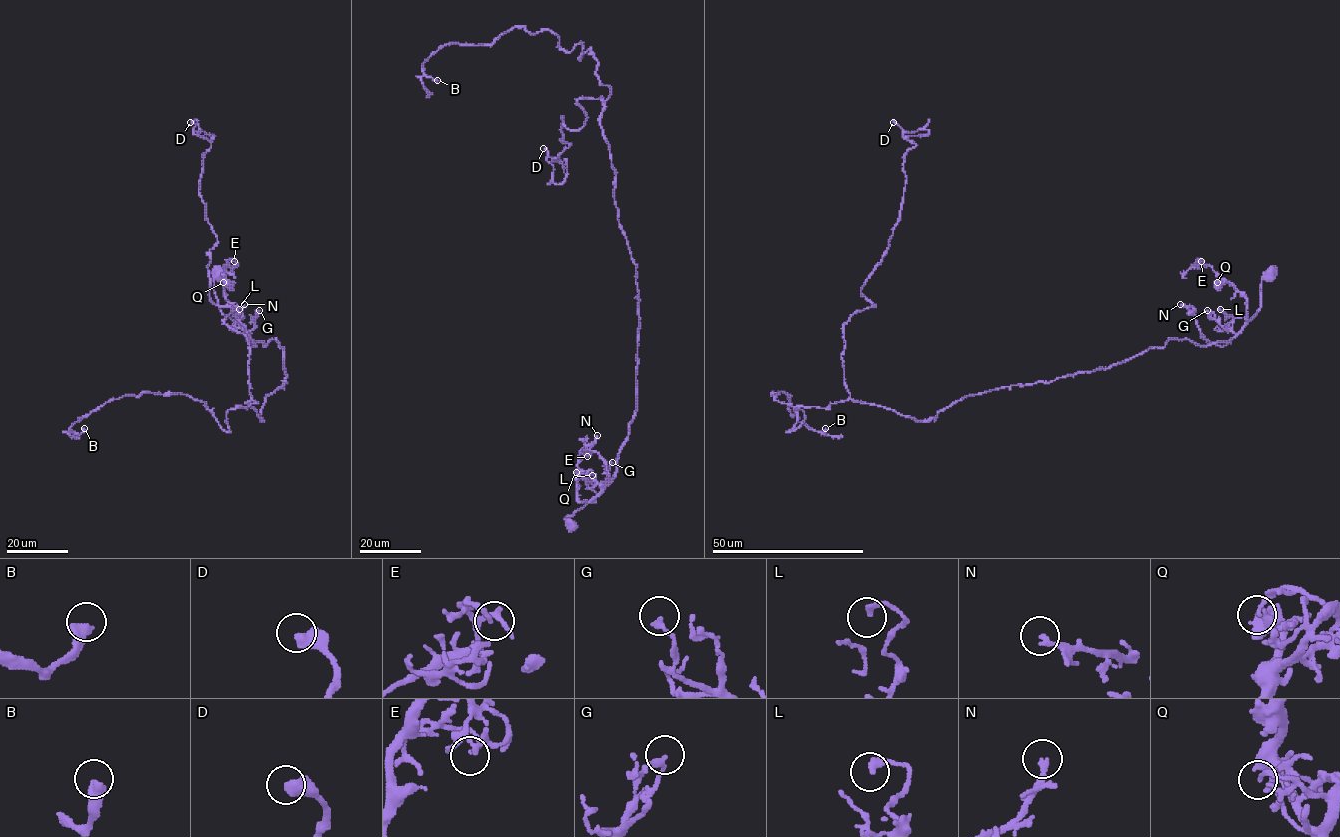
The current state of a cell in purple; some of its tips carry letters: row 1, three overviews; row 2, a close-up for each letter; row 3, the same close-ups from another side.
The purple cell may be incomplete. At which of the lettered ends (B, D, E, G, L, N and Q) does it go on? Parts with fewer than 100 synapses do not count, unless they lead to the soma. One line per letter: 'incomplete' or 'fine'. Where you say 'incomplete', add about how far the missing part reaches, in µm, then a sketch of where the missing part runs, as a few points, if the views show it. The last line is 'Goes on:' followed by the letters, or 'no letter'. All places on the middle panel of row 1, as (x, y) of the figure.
B: fine
D: fine
E: fine
G: fine
L: fine
N: fine
Q: fine
Goes on: no letter

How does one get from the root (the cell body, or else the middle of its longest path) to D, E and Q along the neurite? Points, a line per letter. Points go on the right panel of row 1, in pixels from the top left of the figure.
D: (1269, 272), (1227, 341), (928, 420), (853, 401), (843, 324), (875, 306), (915, 145), (893, 122)
E: (1269, 272), (1262, 281), (1260, 308), (1246, 321), (1245, 297), (1210, 265), (1202, 265), (1198, 258), (1201, 261)
Q: (1269, 272), (1262, 281), (1260, 308), (1247, 321), (1245, 297), (1230, 284), (1217, 282)

